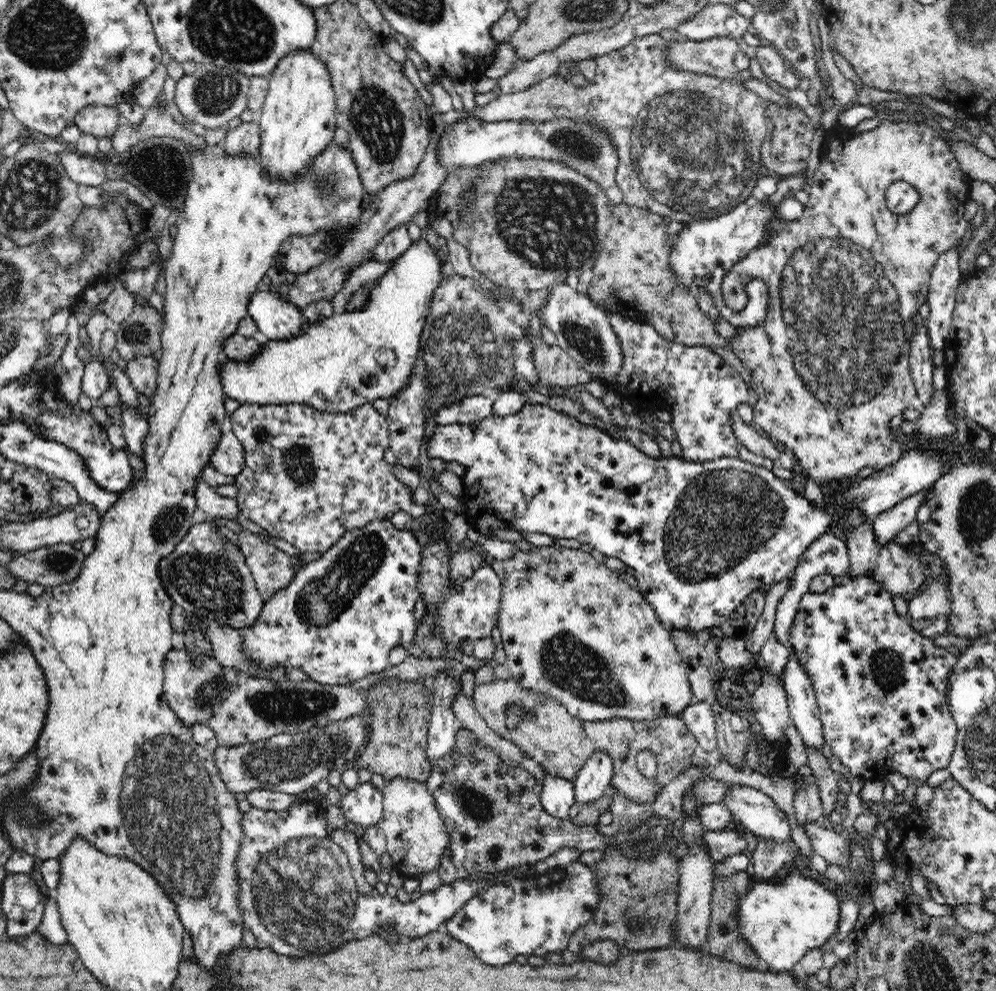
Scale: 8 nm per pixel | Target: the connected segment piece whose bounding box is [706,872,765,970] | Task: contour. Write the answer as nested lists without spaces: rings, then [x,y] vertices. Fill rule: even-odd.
[[[740,872],[738,876],[730,880],[713,880],[713,893],[711,902],[710,924],[707,930],[707,951],[710,955],[719,959],[726,959],[740,966],[754,970],[765,969],[759,956],[752,950],[752,947],[739,936],[737,932],[737,904],[740,896],[747,893],[747,883],[751,877],[750,873]]]

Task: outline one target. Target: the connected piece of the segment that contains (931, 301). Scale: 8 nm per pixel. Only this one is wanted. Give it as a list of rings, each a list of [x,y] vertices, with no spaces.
[[[958,245],[940,256],[931,271],[927,294],[930,317],[926,323],[927,334],[932,349],[942,350],[945,339],[952,332],[952,316],[956,304],[957,289],[963,280],[960,273],[959,257],[962,253]]]

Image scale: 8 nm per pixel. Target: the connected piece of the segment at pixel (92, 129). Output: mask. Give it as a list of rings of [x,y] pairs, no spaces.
[[[86,106],[74,116],[74,124],[96,138],[112,138],[124,120],[116,107]]]

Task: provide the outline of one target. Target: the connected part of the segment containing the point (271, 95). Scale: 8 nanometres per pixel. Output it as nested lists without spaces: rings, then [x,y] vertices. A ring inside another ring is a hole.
[[[311,51],[293,52],[292,55],[282,59],[268,76],[269,88],[265,103],[260,114],[257,115],[259,124],[257,158],[259,166],[262,167],[262,175],[270,179],[270,183],[296,183],[300,175],[305,175],[312,168],[313,160],[334,141],[332,138],[337,127],[336,99],[330,82],[330,73],[322,62]]]

